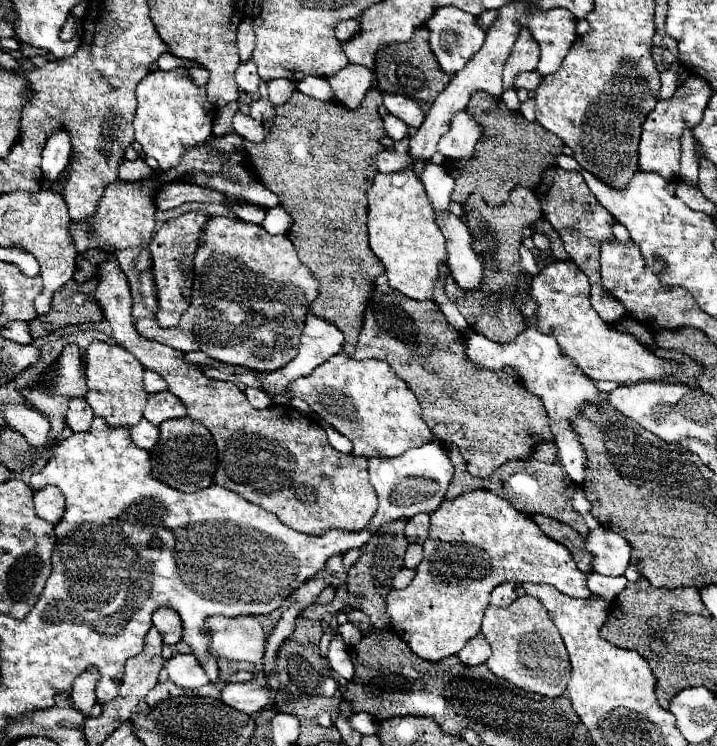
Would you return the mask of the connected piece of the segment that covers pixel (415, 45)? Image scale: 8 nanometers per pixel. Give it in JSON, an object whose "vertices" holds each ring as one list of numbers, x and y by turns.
{"vertices":[[420,26,414,32,414,38,410,42,402,42,398,46,386,46,386,50,382,50,382,54,378,54,376,84,382,92,404,94,408,98,414,98,422,106,428,106,434,102,434,98,440,94,440,90,446,88,448,82,450,82,450,76,440,70,430,46,428,46,426,26]]}

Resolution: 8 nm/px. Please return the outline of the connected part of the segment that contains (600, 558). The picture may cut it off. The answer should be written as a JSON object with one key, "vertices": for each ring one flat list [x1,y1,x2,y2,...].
{"vertices":[[598,528,588,534,588,552,592,552,592,568,604,576,622,576,630,564,630,544,616,532]]}

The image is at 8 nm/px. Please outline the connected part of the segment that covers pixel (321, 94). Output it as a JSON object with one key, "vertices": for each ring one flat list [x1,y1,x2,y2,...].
{"vertices":[[308,76,308,78,304,78,302,82,296,82,296,88,302,90,302,92,306,92,312,98,318,98,320,102,330,102,330,100,340,102,336,98,334,90,330,88,328,80,326,78,320,78,320,76]]}

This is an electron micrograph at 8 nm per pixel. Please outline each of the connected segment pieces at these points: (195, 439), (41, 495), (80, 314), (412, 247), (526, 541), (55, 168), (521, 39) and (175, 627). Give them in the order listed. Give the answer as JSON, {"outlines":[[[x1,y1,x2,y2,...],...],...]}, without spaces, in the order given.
{"outlines":[[[188,416,166,420,160,424,160,440,152,448,150,456,152,456,152,474,176,490,196,492,212,484,212,476,216,472,214,438,204,424]],[[46,486,34,494,34,506,36,506,36,514,42,520,56,524,64,512,64,496,58,488]],[[92,278,88,282,70,280,60,290,56,290,50,312,28,322,32,338,46,336,68,324,100,322,104,316,94,300,94,288,96,280]],[[412,168,404,172,378,172,368,190,370,248,382,260,392,288,412,300,434,300,440,266,446,264,446,240,434,222,426,190]],[[472,490,454,500,444,500,438,510,430,514,430,532,424,542,424,558,416,568,414,580,404,590,392,590,388,596,388,618,392,630,410,646,410,650,424,660,442,660,458,654,464,644,480,632,484,610,490,602,490,592,504,582,532,582,550,584,562,594,574,598,590,598,586,574,574,566,574,558,566,546,552,542,532,522,532,518,512,506,510,500,500,498,490,490]],[[64,128,54,130,42,152,42,174,46,178,44,184,56,180,62,174,62,170,68,166,70,152,72,152,72,144,68,130]],[[522,28,510,58,504,64,504,90,514,88,514,78,526,70,534,70,538,66,538,60,540,60,540,48,532,40,530,30]],[[158,608,154,612,154,628,162,634,164,644,174,646,182,640,182,622,180,616,170,608]]]}

